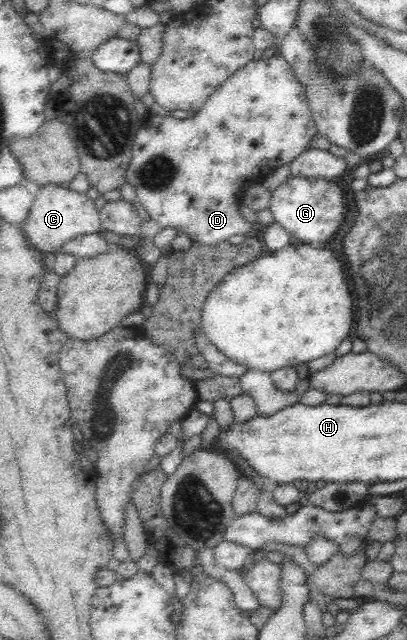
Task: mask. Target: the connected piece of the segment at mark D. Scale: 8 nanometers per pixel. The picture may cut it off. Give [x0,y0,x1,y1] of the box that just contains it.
[125,56,317,247]

